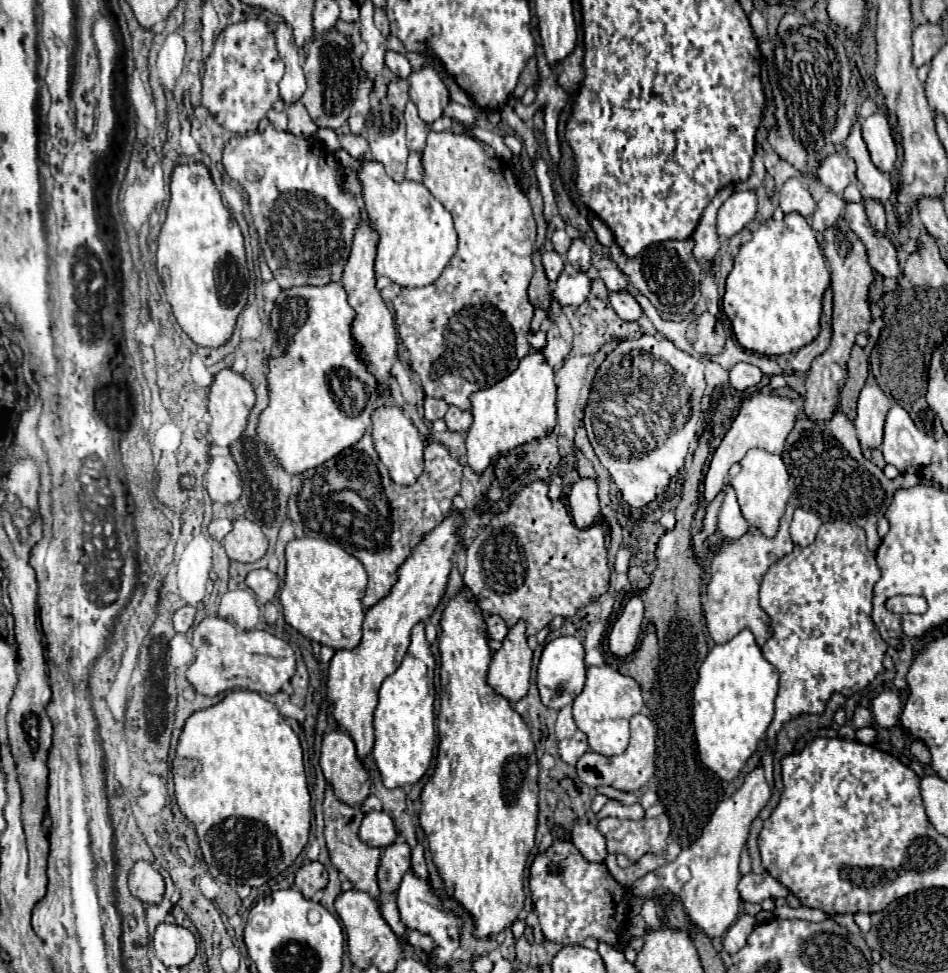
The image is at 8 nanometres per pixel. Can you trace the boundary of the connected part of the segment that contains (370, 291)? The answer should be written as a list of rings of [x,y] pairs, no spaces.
[[[364,215],[360,223],[356,225],[354,231],[354,241],[352,241],[352,251],[348,257],[348,263],[344,267],[344,289],[348,293],[348,301],[352,309],[356,311],[356,319],[352,323],[352,337],[364,351],[364,359],[370,365],[370,371],[378,377],[380,391],[384,391],[384,385],[390,377],[390,367],[396,357],[396,329],[394,329],[394,317],[388,311],[380,291],[376,289],[376,273],[374,273],[374,257],[376,257],[376,245],[378,245],[378,235],[376,229],[372,227],[370,219]]]

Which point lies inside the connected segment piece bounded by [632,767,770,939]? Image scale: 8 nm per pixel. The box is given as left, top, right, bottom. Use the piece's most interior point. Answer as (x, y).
(704, 876)

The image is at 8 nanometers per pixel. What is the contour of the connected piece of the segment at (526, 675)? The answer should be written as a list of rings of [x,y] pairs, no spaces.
[[[518,621],[502,641],[502,649],[494,653],[488,683],[490,687],[512,703],[518,703],[530,685],[532,671],[532,649],[526,643],[526,623]]]

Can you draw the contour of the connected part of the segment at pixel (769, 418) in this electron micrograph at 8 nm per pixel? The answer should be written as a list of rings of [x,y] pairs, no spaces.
[[[764,391],[764,393],[754,393],[748,401],[744,401],[734,423],[730,425],[728,433],[724,435],[720,447],[716,449],[716,453],[710,461],[710,469],[704,479],[704,499],[710,503],[720,493],[722,485],[728,481],[728,469],[736,461],[740,461],[748,449],[762,447],[770,453],[782,453],[784,445],[786,445],[786,437],[794,429],[796,417],[798,417],[798,407],[788,397],[778,397],[778,395]]]

